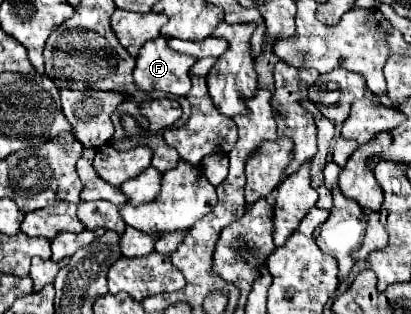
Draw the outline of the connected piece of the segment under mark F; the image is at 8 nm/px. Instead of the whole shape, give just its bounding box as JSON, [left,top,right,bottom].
[133,37,193,97]

